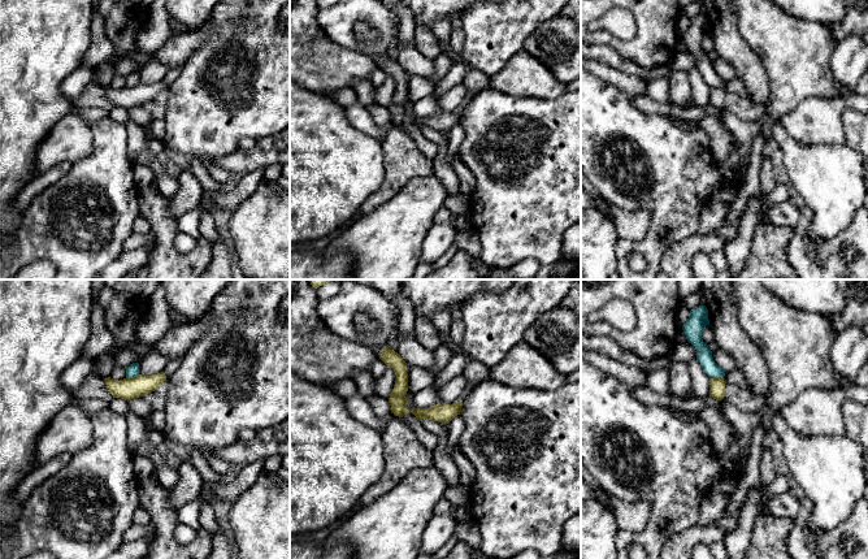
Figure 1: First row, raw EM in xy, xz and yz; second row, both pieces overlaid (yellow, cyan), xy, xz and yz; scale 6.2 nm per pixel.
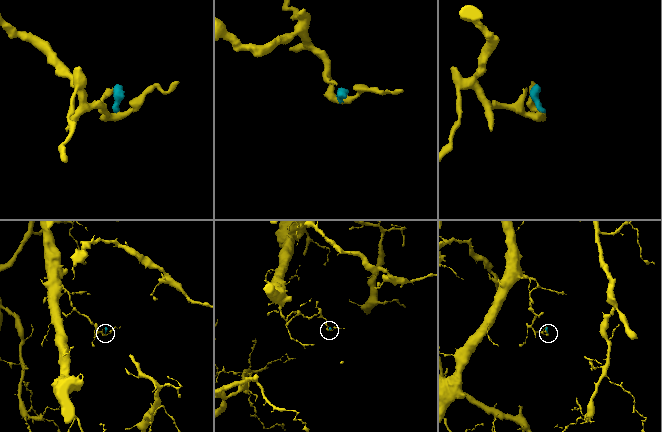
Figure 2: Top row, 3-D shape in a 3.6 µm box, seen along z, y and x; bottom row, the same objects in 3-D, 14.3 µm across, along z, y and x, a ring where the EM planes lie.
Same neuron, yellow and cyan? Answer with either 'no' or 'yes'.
no

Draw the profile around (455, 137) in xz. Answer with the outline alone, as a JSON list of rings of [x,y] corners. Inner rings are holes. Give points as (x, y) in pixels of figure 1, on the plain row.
[[[460,124],[455,125],[448,133],[447,133],[447,156],[446,161],[450,166],[453,166],[453,162],[457,156],[457,151],[460,144],[464,140],[465,131]]]

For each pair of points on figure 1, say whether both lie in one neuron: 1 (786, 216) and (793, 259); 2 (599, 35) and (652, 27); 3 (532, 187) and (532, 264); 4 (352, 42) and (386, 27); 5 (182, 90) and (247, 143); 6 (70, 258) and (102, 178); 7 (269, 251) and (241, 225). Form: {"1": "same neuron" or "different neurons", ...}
{"1": "different neurons", "2": "same neuron", "3": "different neurons", "4": "same neuron", "5": "different neurons", "6": "same neuron", "7": "same neuron"}

